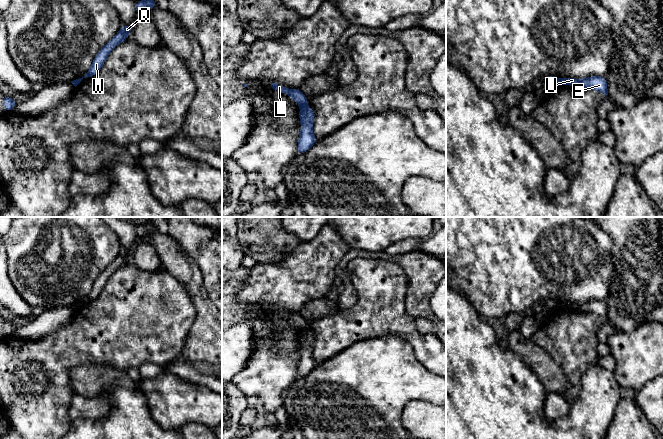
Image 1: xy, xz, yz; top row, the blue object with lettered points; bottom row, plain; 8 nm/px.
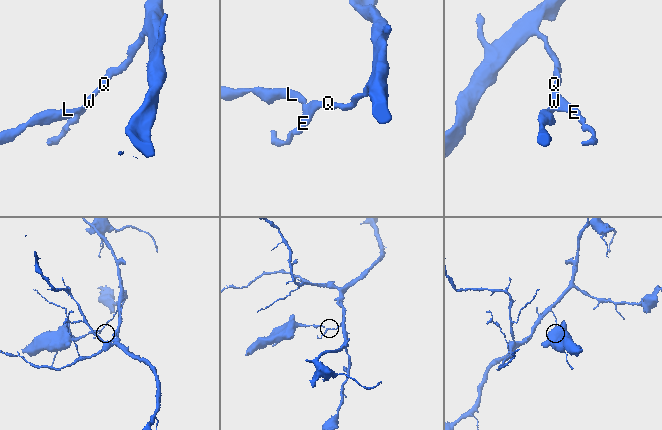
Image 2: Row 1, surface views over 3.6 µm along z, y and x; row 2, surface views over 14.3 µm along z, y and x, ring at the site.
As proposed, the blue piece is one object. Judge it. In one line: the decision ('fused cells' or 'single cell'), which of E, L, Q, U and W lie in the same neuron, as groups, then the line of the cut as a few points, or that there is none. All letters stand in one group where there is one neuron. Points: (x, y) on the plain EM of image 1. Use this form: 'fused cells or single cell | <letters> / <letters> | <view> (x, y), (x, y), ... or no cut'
fused cells | E Q U W / L | xz (305, 329), (301, 330)

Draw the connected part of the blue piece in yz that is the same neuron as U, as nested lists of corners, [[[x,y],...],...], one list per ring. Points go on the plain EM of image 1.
[[[591,300],[583,303],[561,302],[559,303],[559,308],[594,313],[604,317],[606,320],[608,319],[607,304],[605,301],[601,300]]]

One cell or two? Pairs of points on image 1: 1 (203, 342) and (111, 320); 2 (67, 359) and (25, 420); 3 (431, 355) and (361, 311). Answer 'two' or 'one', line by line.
1: two
2: one
3: one

